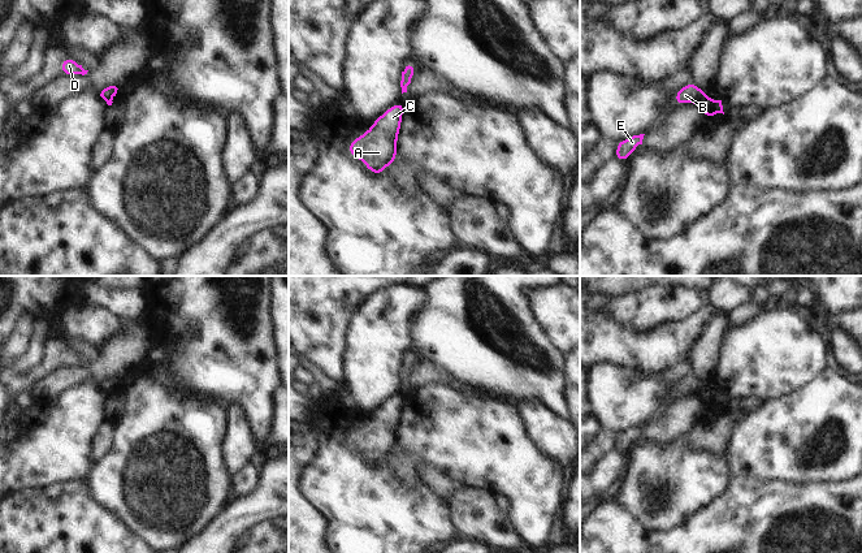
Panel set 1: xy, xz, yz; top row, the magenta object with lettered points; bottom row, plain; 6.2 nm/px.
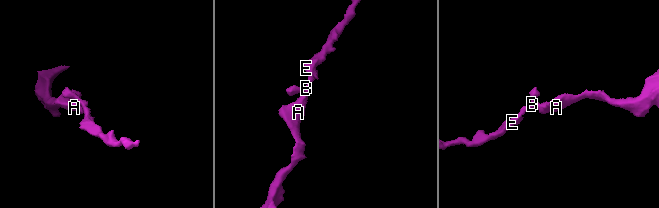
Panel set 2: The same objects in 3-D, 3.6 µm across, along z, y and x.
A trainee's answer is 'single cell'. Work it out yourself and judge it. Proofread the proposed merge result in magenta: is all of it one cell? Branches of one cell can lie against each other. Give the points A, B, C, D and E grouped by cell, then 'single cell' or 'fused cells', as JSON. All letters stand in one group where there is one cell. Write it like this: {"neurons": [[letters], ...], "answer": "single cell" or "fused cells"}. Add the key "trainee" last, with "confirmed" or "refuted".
{"neurons": [["A", "C"], ["B", "D", "E"]], "answer": "fused cells", "trainee": "refuted"}

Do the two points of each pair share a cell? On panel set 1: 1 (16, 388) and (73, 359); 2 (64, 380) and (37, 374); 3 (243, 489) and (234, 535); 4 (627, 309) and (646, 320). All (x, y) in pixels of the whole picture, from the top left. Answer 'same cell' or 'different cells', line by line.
1: same cell
2: different cells
3: different cells
4: same cell

